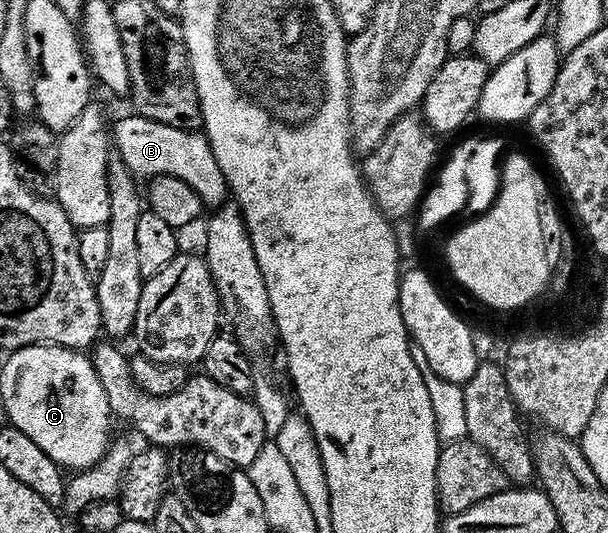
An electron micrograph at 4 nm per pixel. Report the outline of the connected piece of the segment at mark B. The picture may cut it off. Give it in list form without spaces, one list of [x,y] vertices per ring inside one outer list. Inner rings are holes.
[[[138,114],[127,116],[124,120],[114,121],[113,144],[117,155],[125,162],[127,169],[137,178],[172,176],[197,190],[208,209],[218,210],[228,203],[229,189],[225,174],[211,149],[211,142],[199,132],[177,130],[153,122]]]

